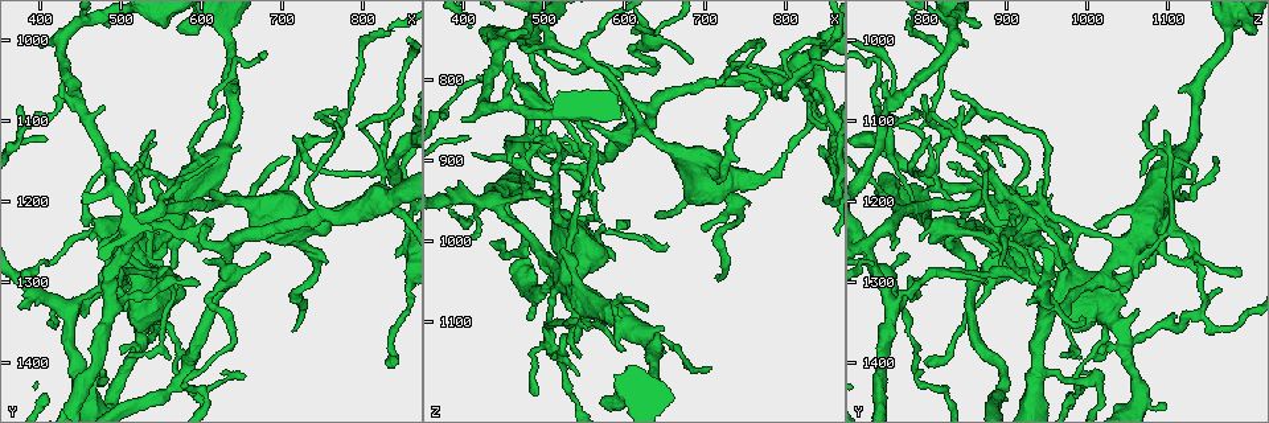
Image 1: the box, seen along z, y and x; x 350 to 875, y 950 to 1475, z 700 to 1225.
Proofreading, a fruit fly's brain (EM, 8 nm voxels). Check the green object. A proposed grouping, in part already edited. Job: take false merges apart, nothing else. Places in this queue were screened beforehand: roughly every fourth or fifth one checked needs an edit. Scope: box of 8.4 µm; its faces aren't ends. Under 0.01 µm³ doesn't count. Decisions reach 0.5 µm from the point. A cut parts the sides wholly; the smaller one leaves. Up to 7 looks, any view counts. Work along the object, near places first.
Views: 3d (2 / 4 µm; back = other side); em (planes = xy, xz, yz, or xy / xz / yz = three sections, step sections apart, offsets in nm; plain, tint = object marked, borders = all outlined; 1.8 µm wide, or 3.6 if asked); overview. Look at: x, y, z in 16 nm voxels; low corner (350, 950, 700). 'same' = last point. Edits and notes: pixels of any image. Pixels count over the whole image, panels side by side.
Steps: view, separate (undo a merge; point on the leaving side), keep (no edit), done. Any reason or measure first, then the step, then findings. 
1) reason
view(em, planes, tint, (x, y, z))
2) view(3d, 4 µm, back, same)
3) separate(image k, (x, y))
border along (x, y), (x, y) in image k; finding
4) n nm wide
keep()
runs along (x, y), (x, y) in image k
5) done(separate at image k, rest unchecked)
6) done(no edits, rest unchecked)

thick turns thin
view(3d, 4 µm, (440, 1335, 950))

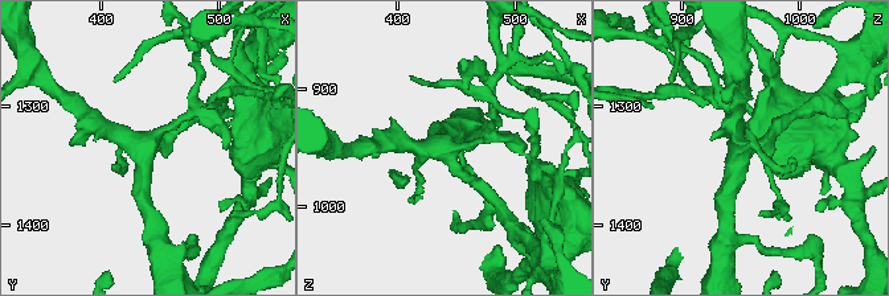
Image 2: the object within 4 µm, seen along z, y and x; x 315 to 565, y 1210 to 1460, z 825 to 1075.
view(em, planes, tint, (438, 1332, 952))

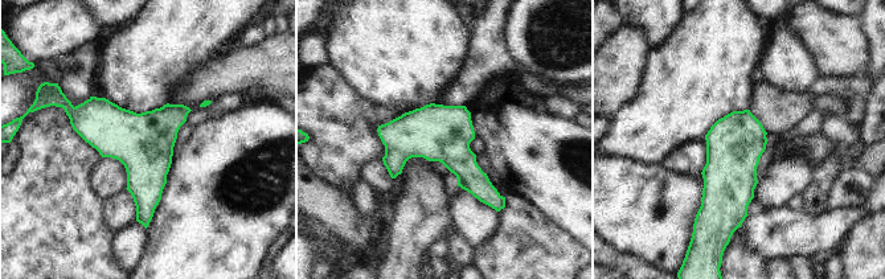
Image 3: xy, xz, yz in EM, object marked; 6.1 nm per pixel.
keep()
continuous, no second cell

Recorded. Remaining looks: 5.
view(em, planes, plain, (505, 1235, 1105))

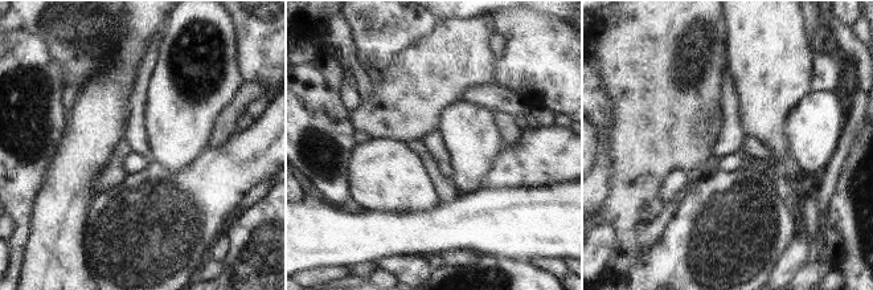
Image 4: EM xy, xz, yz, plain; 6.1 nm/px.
with the object marked
view(em, planes, tint, same)

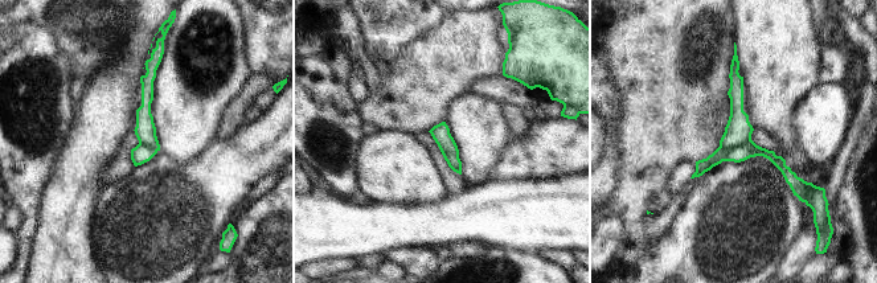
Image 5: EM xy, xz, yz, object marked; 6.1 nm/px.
separate(image 5, (738, 130))
border along (720, 146), (771, 151) in image 5; two cells meet here

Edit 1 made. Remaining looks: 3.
thick turns thin
view(em, planes, tint, (625, 1190, 1115))

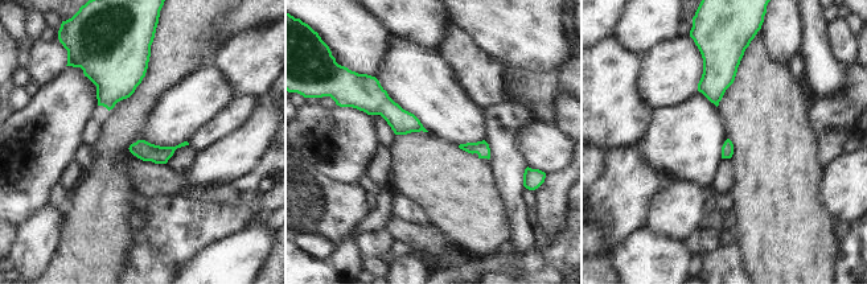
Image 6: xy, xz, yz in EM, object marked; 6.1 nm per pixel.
keep()
one cell here

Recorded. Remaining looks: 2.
done(separate at image 5, rest unchecked)

